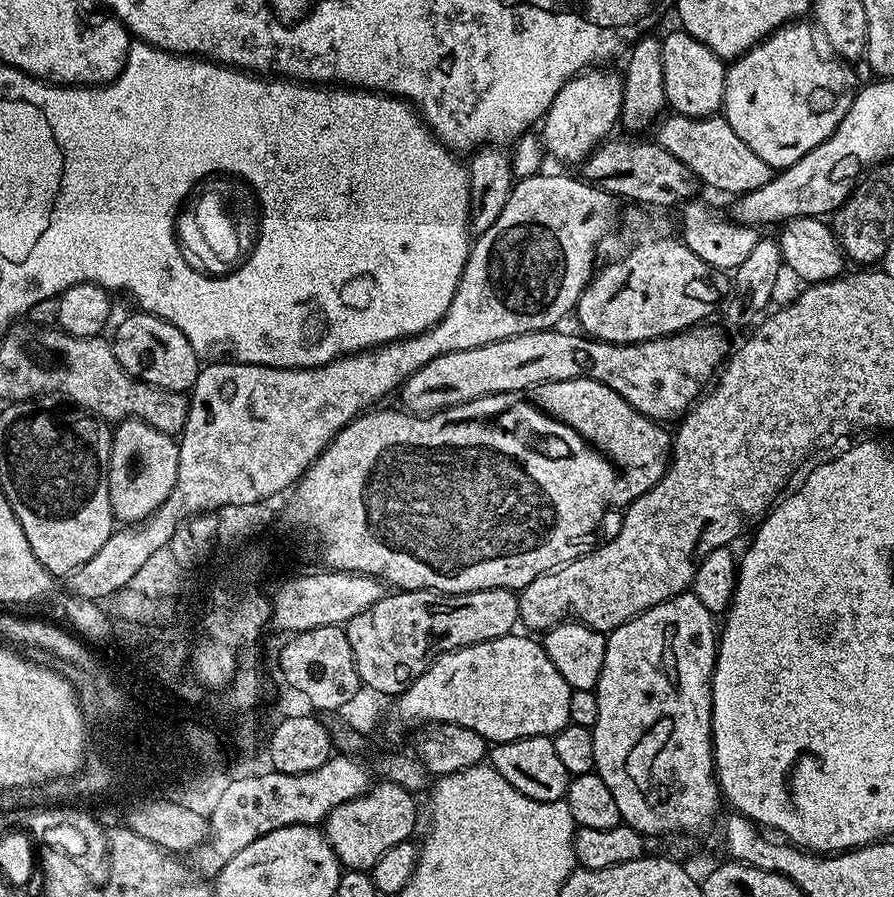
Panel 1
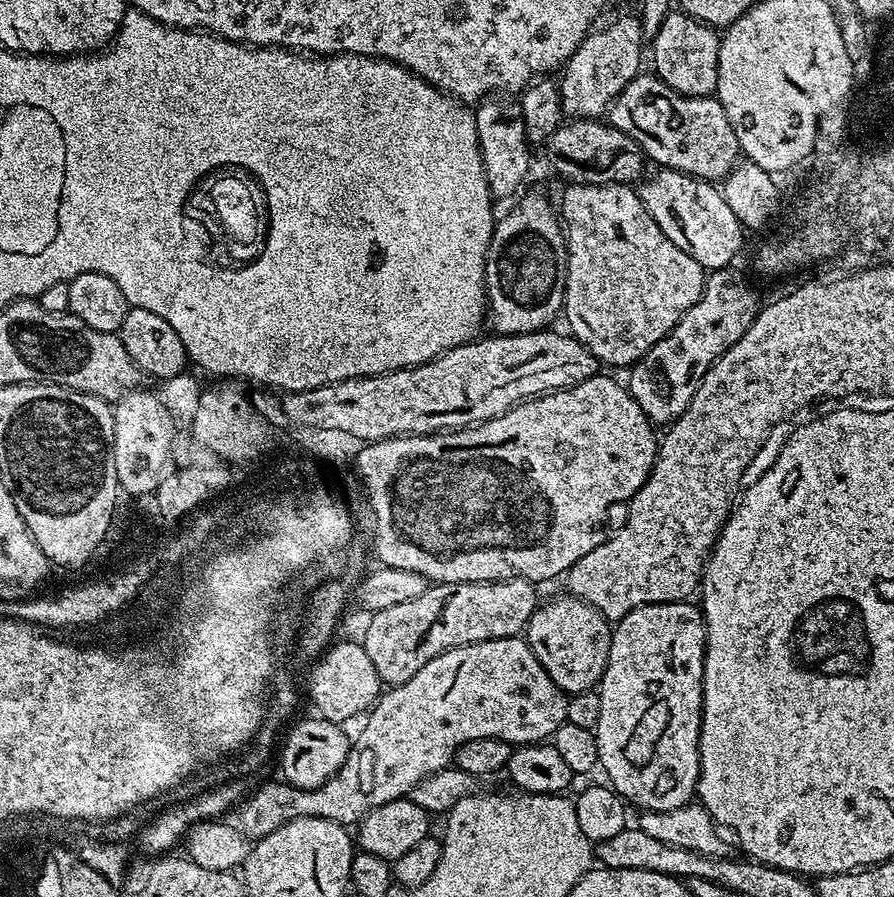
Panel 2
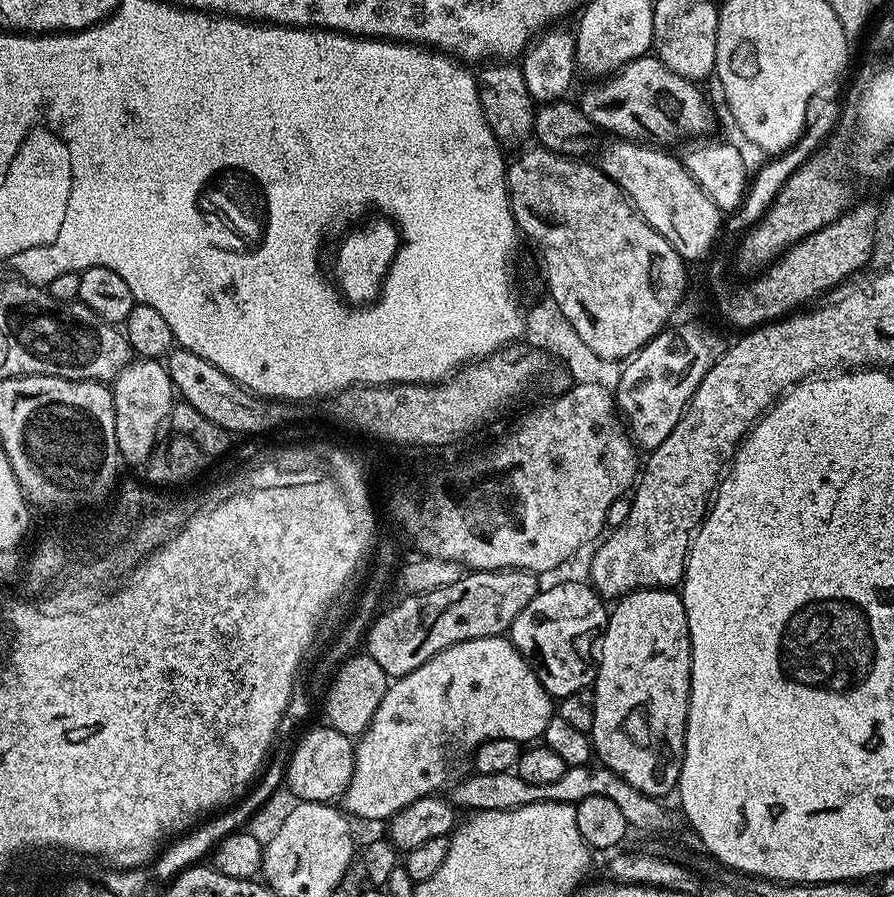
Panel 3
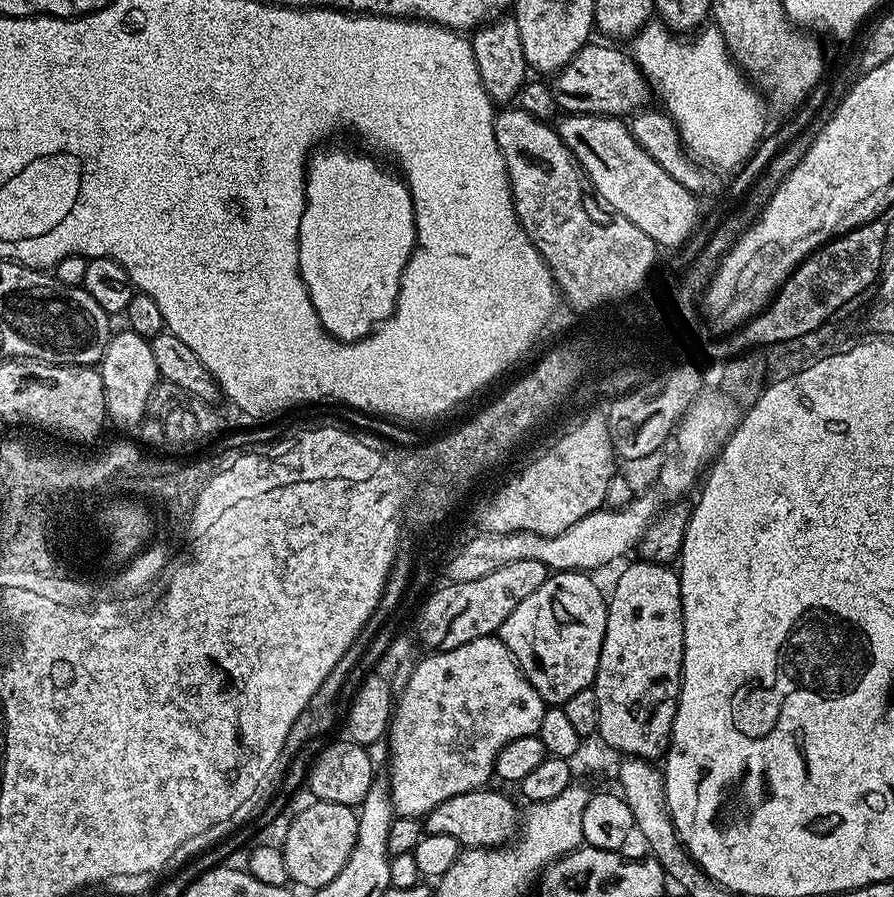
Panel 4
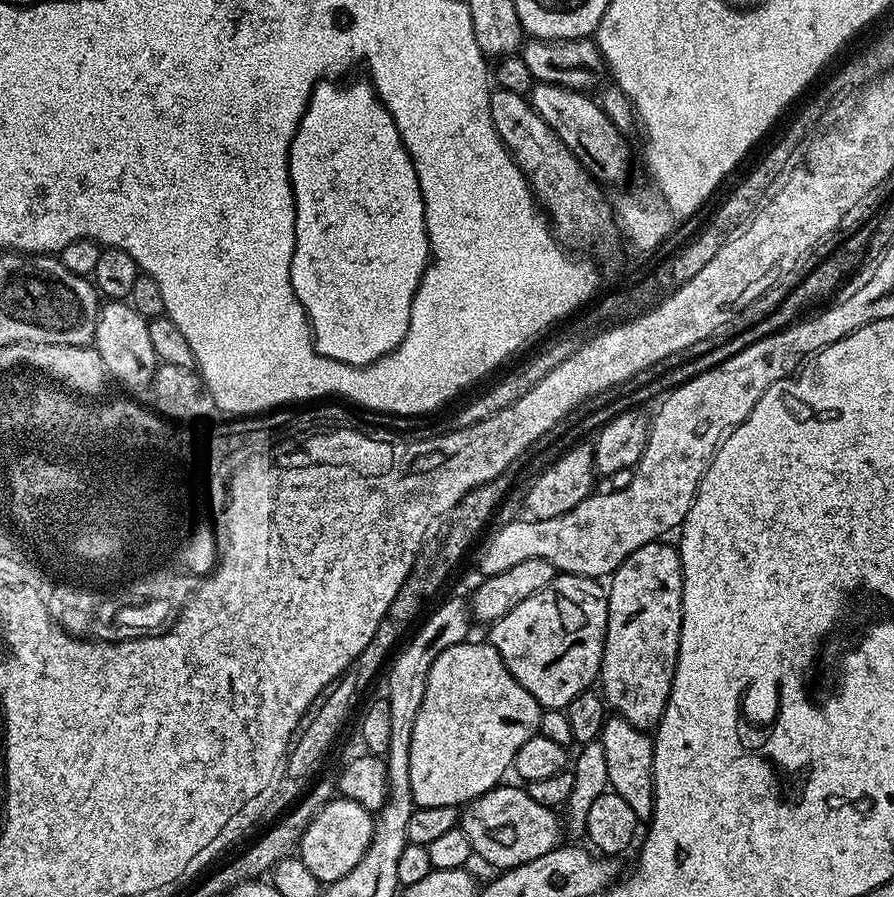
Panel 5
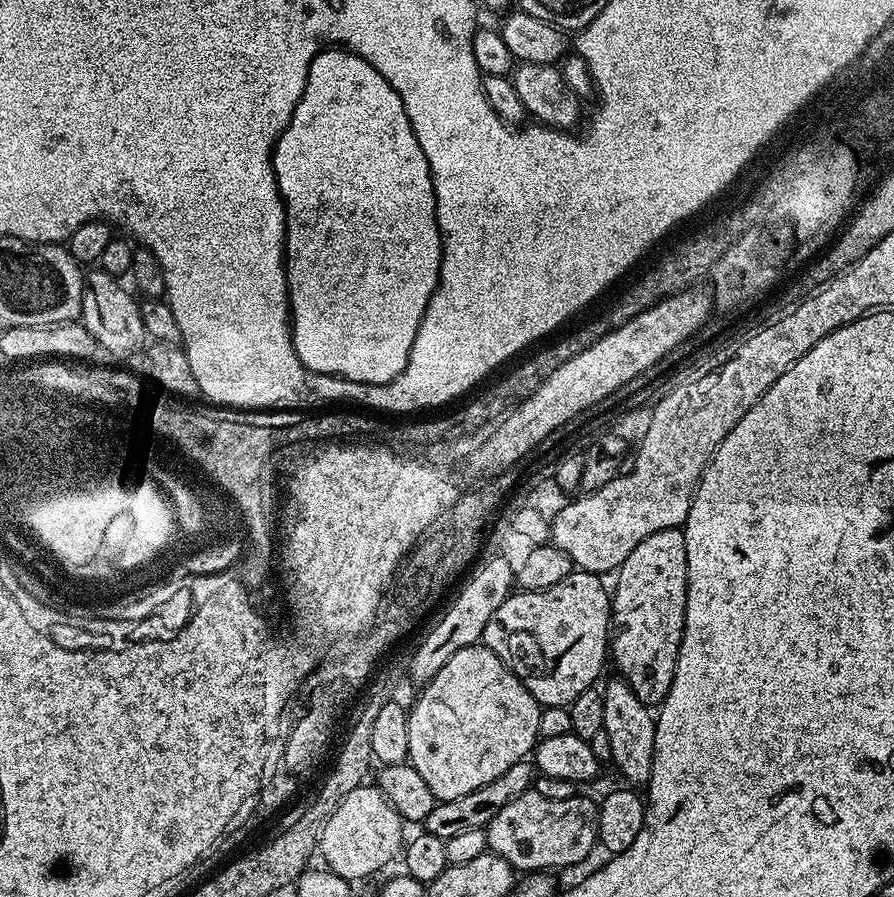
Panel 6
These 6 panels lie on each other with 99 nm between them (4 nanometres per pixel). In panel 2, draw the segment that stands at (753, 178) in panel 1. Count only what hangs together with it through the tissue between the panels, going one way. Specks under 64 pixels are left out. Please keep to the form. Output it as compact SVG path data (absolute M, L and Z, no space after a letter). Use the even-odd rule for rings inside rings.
M641 74L635 76L622 91L612 99L606 113L607 123L613 128L622 130L640 147L649 161L652 160L660 168L673 168L675 172L684 172L688 176L697 176L700 180L709 182L723 181L724 177L736 167L738 163L738 145L734 126L726 118L726 110L719 100L712 96L683 96L678 94L666 82L662 82L655 74Z

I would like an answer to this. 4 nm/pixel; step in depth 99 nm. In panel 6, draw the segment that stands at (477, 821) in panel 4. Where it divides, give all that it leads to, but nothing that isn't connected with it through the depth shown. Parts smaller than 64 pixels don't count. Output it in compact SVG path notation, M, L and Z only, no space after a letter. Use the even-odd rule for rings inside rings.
M529 790L506 802L487 824L488 846L495 856L501 856L520 874L568 868L597 851L599 813L597 801L587 800L583 794L559 800L542 798L542 794Z

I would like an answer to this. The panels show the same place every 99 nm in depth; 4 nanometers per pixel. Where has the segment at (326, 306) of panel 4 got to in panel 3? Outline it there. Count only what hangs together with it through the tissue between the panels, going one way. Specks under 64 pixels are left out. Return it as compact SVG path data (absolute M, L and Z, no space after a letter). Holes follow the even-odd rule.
M375 218L369 224L361 223L340 244L336 252L335 287L349 305L367 306L380 295L386 274L400 248L400 234L395 224L387 218Z

